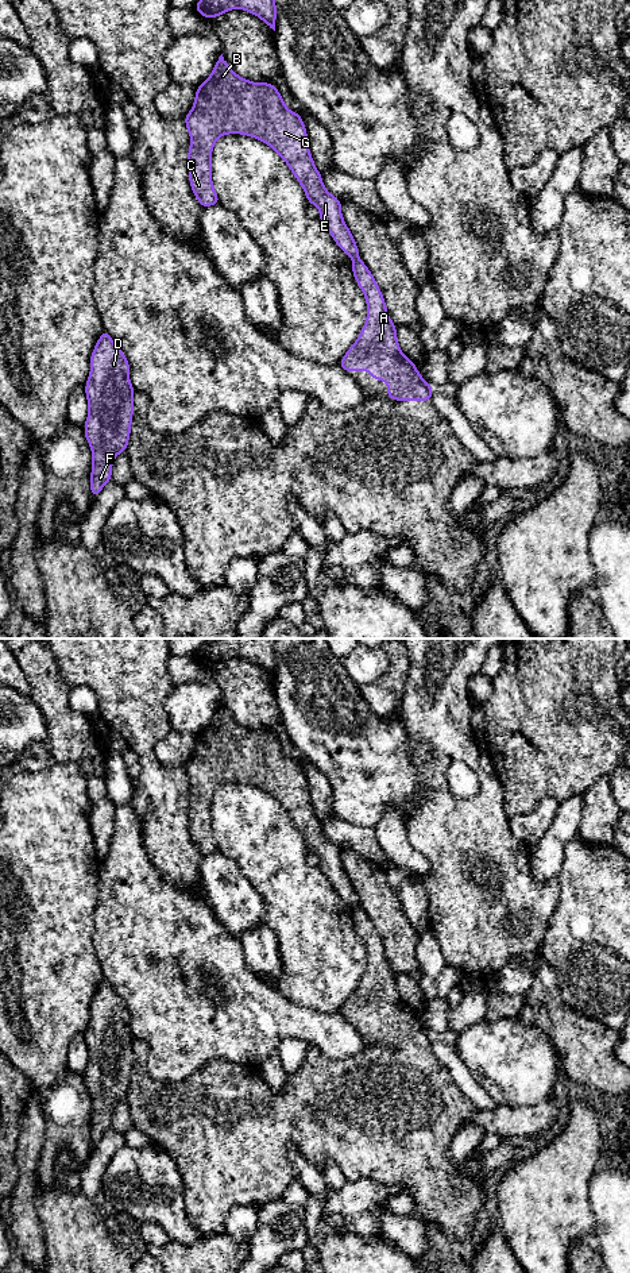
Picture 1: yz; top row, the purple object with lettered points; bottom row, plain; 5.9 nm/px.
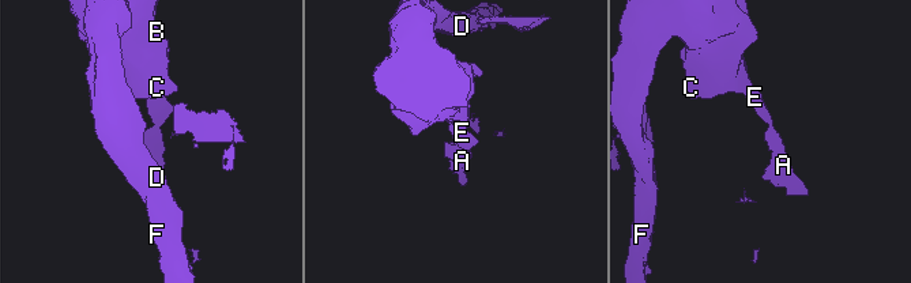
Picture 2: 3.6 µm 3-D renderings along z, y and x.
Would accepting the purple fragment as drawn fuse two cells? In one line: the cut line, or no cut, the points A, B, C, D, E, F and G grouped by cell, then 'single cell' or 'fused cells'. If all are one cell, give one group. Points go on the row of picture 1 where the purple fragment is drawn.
cut yz (358, 258), (354, 261); groups A / B C D E F G; fused cells

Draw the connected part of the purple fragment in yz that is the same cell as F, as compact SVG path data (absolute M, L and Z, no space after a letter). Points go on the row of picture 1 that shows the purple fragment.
M103 331L90 355L85 383L88 417L85 439L92 450L90 493L96 498L112 481L115 458L127 451L134 414L134 386L124 352Z

